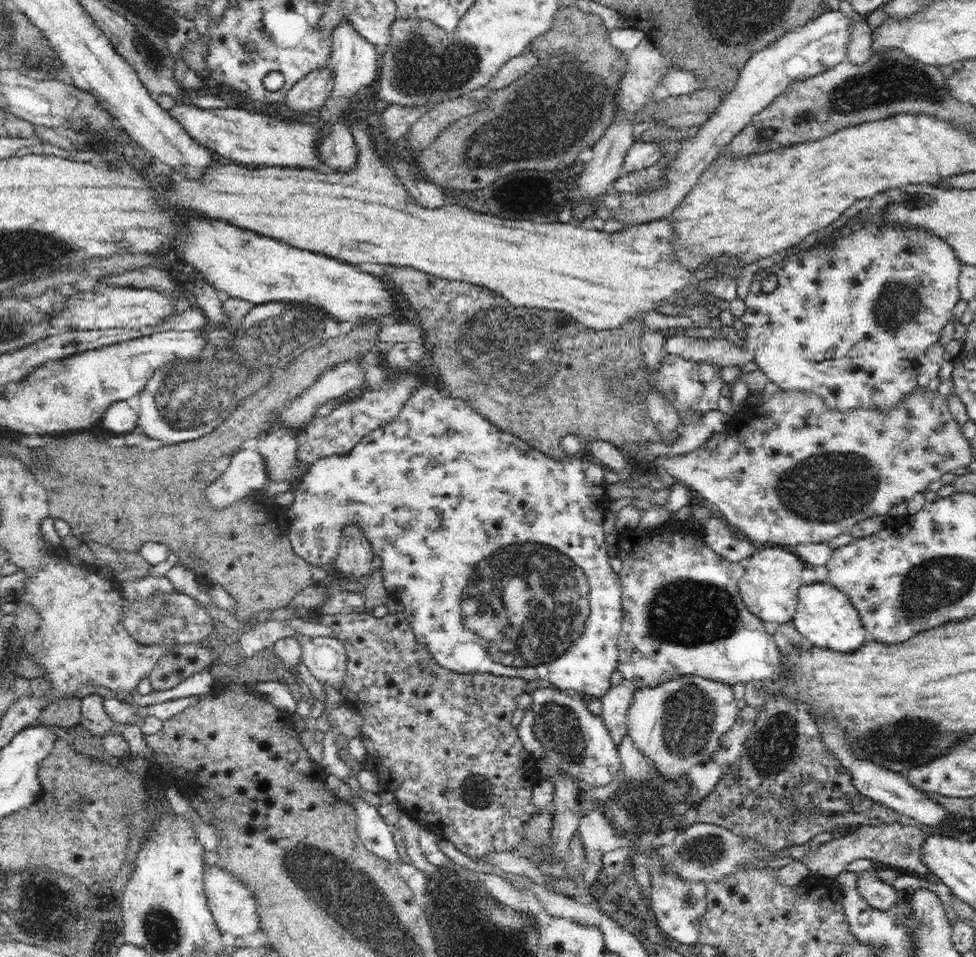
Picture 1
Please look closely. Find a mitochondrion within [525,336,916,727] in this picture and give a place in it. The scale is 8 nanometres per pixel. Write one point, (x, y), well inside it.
(827, 488)

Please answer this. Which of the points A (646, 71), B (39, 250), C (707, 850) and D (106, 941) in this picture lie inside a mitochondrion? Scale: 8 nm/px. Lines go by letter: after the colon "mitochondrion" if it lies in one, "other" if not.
A: other
B: mitochondrion
C: mitochondrion
D: other

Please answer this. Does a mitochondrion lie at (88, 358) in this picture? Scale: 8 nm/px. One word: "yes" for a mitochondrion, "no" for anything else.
no

